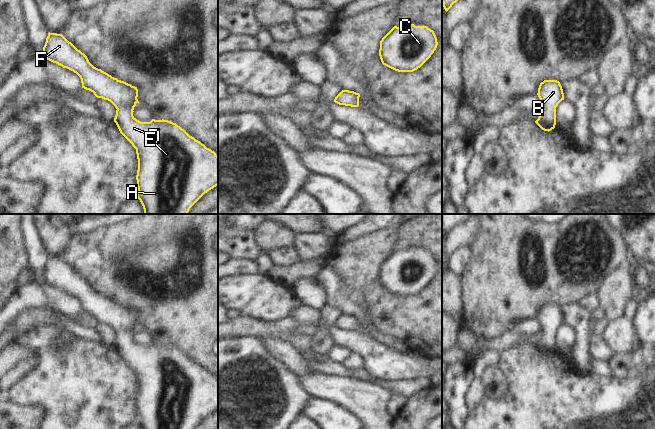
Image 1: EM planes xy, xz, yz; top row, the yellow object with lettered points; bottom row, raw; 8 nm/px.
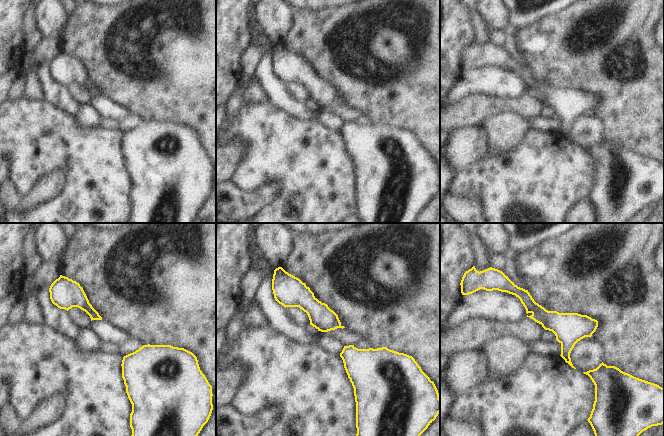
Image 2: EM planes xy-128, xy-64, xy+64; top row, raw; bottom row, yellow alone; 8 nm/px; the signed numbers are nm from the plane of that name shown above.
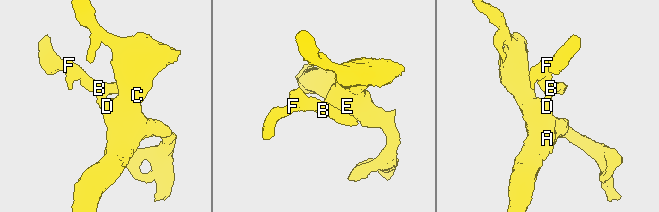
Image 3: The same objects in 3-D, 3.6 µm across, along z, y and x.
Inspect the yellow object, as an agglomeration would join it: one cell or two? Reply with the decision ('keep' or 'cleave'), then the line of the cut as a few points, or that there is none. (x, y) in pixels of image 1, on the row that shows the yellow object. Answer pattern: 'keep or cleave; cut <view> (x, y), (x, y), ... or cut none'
keep; cut none

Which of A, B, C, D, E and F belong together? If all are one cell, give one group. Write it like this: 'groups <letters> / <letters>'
groups A B C D E F

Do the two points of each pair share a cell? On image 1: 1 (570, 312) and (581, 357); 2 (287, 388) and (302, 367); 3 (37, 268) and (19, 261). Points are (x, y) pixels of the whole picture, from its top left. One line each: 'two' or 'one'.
1: one
2: two
3: two

